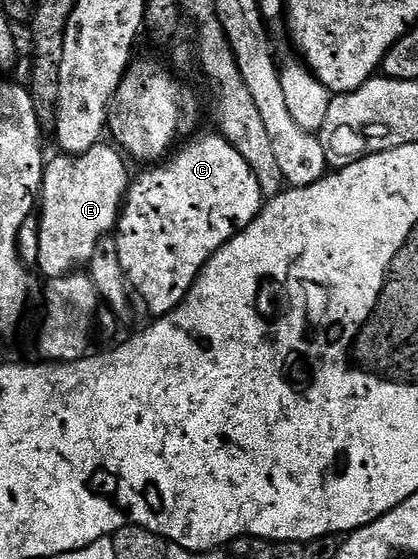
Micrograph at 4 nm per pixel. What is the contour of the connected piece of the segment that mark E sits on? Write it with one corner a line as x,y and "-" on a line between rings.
99,144
77,156
57,156
45,163
40,195
42,218
37,219
40,248
36,266
46,273
47,279
85,267
82,265
97,252
102,237
117,227
132,185
132,173
126,167
123,151
106,145

